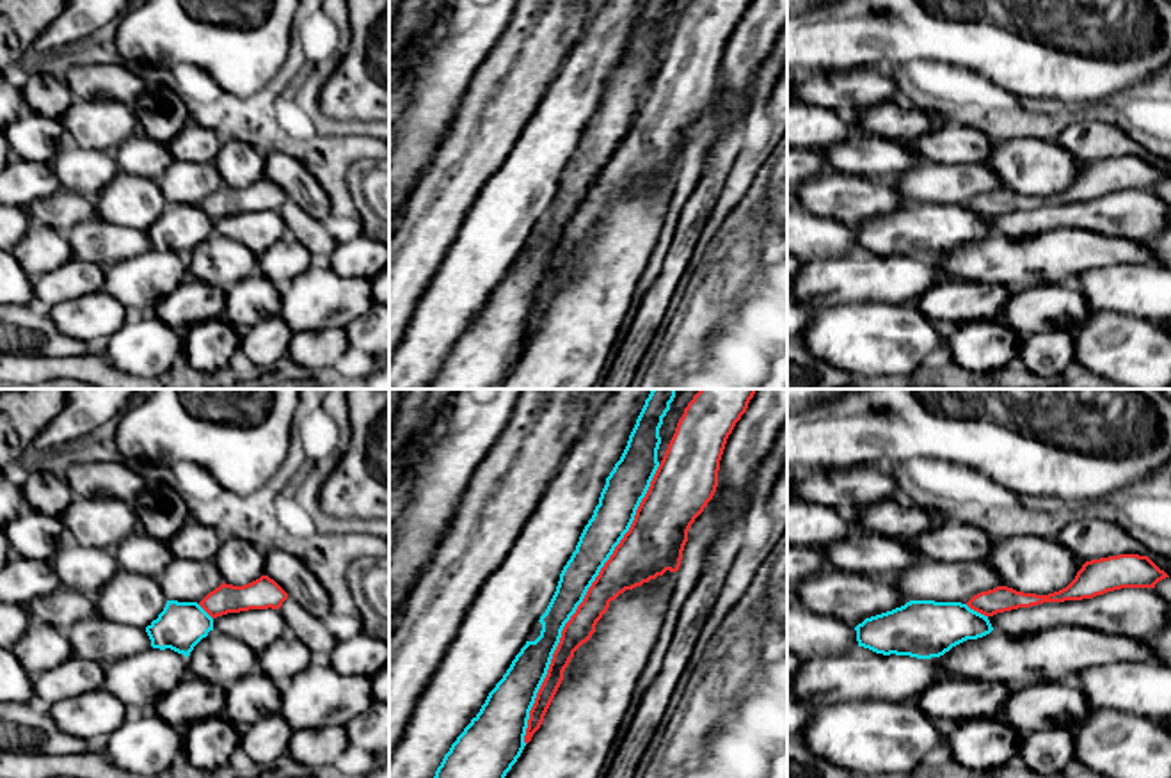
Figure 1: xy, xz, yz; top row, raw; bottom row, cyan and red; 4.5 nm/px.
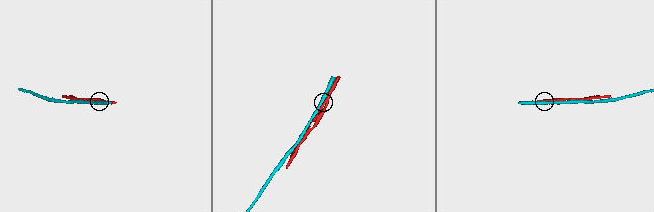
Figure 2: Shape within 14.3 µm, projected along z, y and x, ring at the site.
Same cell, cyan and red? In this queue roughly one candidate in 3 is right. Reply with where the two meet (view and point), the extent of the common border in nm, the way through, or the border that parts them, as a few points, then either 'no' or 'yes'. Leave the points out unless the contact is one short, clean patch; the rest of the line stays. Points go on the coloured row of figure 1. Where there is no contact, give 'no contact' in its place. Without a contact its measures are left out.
meets cyan in xz at (580, 603); contact 1400 nm long; no

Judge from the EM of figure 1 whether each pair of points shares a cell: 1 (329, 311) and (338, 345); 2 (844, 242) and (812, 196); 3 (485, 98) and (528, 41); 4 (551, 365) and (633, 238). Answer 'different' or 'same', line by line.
1: different
2: different
3: same
4: same

